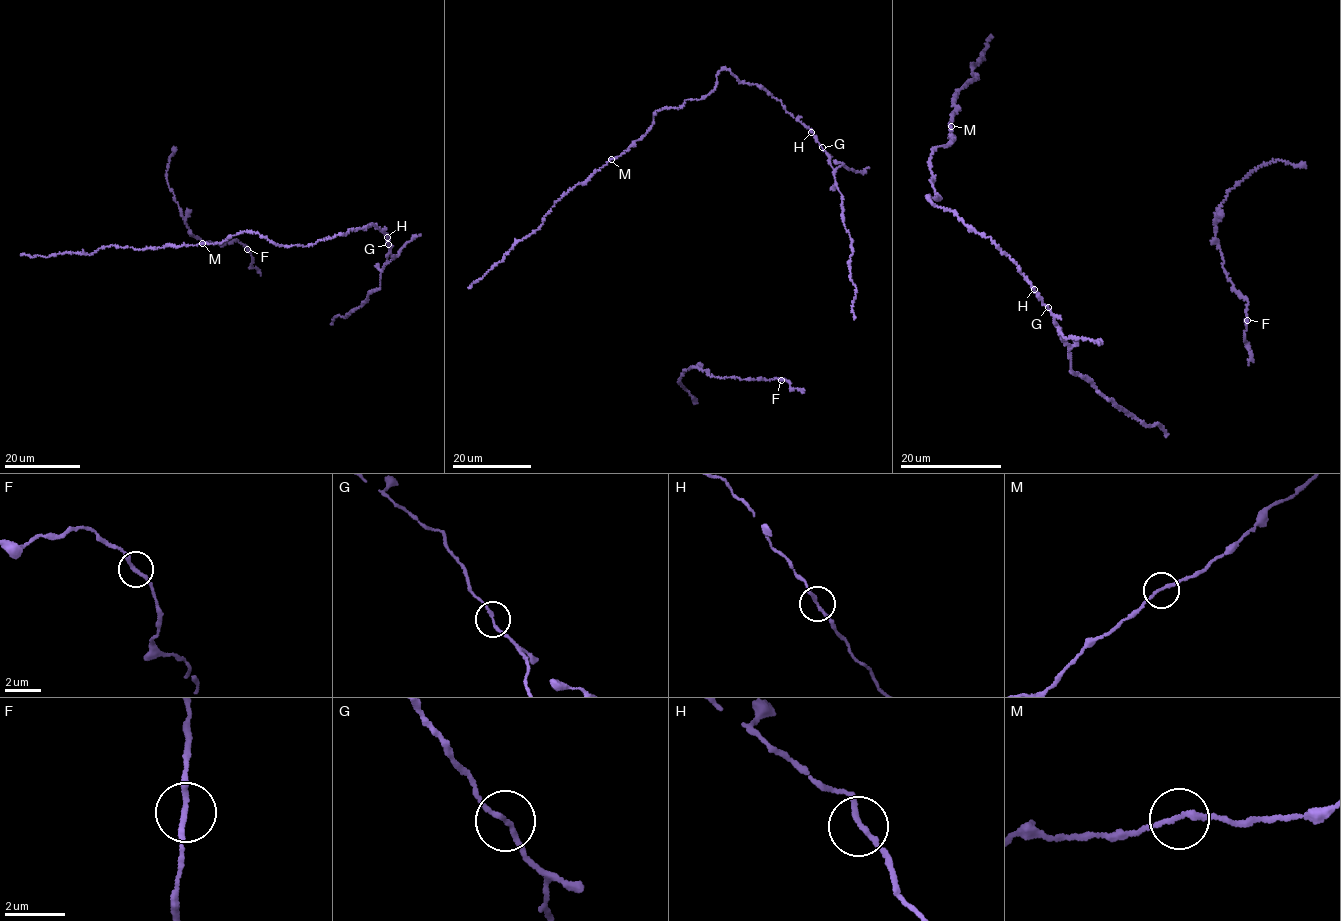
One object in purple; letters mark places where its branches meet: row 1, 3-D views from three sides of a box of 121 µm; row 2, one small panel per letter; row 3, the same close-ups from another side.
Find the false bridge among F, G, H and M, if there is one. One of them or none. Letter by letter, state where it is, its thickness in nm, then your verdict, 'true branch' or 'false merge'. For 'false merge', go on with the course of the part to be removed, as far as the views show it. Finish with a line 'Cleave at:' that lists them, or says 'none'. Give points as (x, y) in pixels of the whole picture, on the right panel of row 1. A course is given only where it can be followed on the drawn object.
F: (1247, 320) | 170 nm | true branch
G: (1048, 307) | 150 nm | true branch
H: (1034, 289) | 170 nm | true branch
M: (951, 126) | 170 nm | true branch
Cleave at: none

